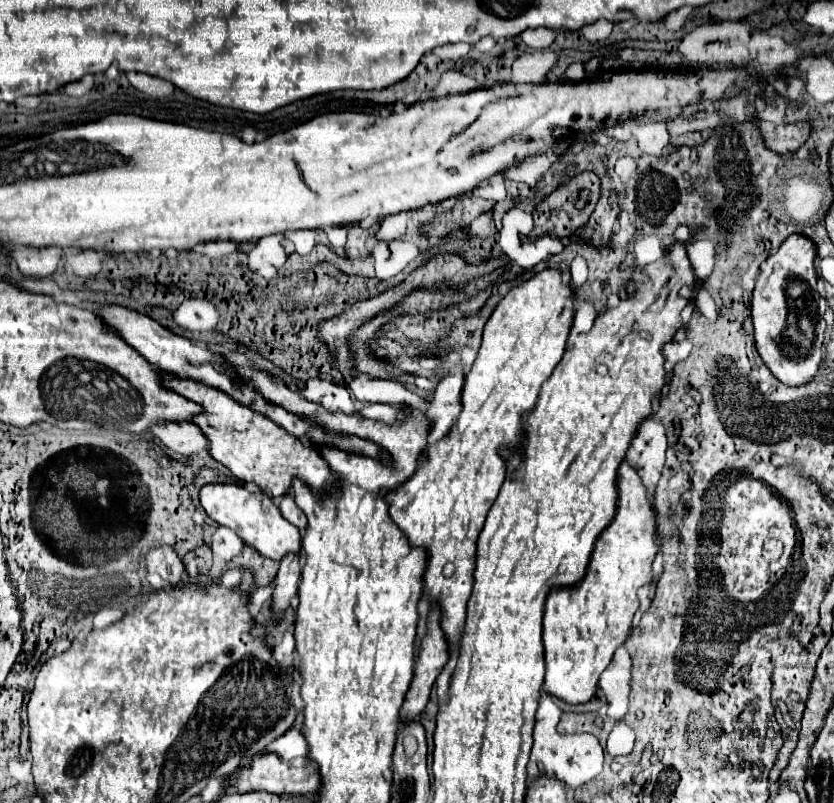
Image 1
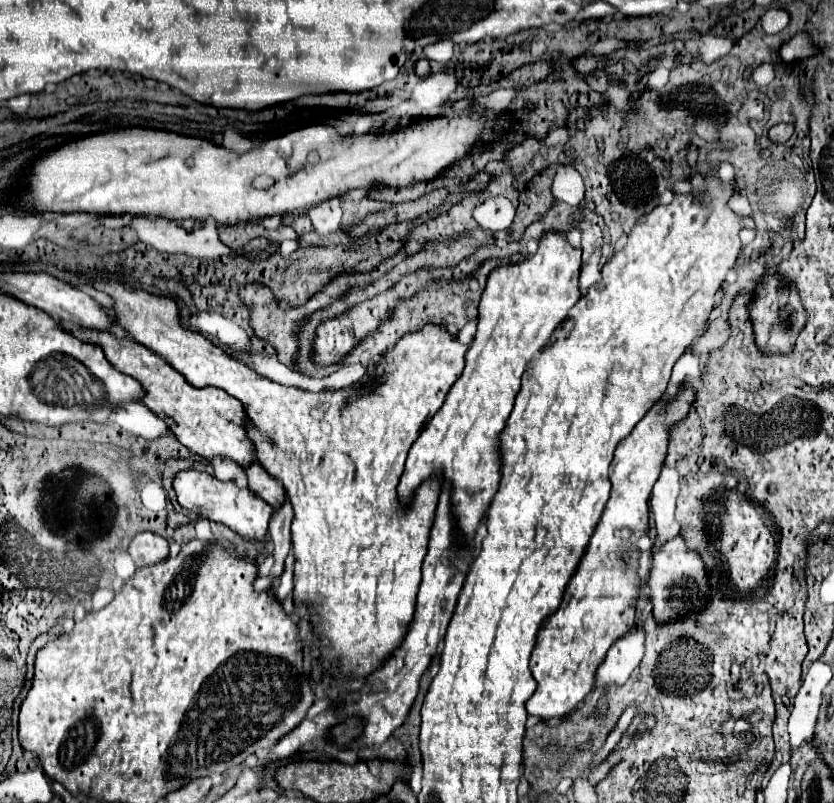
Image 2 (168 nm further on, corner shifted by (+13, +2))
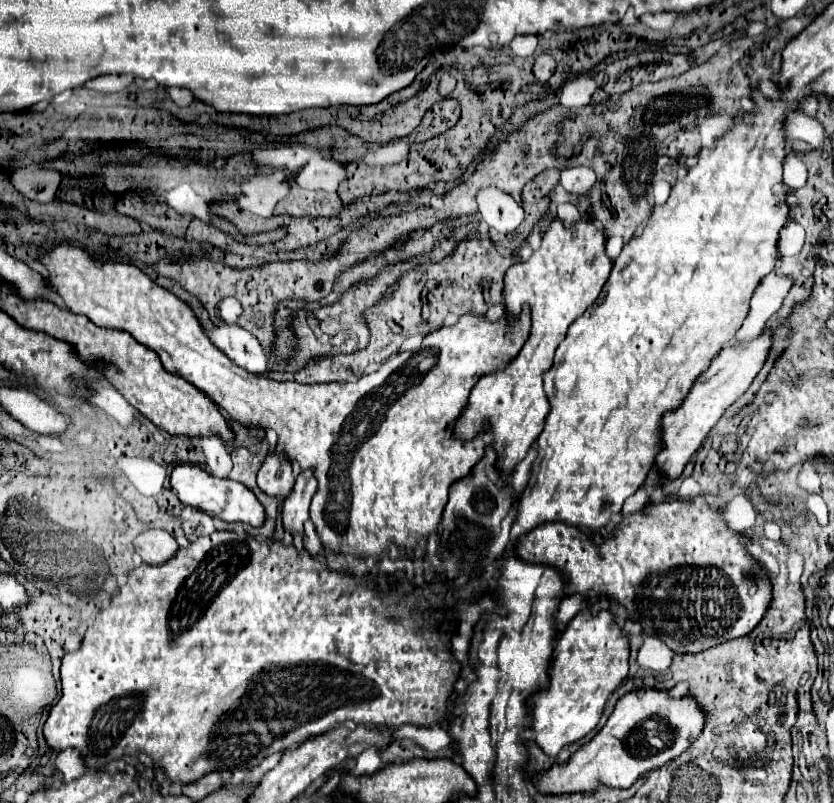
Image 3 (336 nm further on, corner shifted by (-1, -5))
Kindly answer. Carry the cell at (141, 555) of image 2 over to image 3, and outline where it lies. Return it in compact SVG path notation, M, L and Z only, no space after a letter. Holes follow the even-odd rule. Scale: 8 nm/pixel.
M144 530L134 540L136 552L142 556L142 562L146 564L164 564L166 560L176 554L178 544L172 534L166 530Z

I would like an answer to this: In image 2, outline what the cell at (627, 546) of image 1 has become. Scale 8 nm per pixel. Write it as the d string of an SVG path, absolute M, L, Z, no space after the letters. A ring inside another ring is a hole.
M680 387L674 393L666 413L646 413L646 417L616 449L610 463L610 501L588 543L578 571L564 591L560 607L544 619L536 635L536 645L530 657L530 671L538 681L538 689L526 703L530 715L540 719L554 719L574 711L590 691L594 671L604 659L608 647L634 625L634 601L642 583L638 575L638 559L642 551L636 547L636 541L650 531L648 497L660 475L660 465L668 447L668 431L676 421L686 417L692 401L694 391ZM616 529L630 529L630 535L618 537Z

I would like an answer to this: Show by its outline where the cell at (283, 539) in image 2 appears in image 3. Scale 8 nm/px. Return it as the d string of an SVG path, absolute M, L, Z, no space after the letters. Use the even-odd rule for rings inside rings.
M306 468L296 476L296 484L282 504L282 522L292 536L304 534L302 524L310 518L308 512L314 492L316 492L316 478L312 468Z

